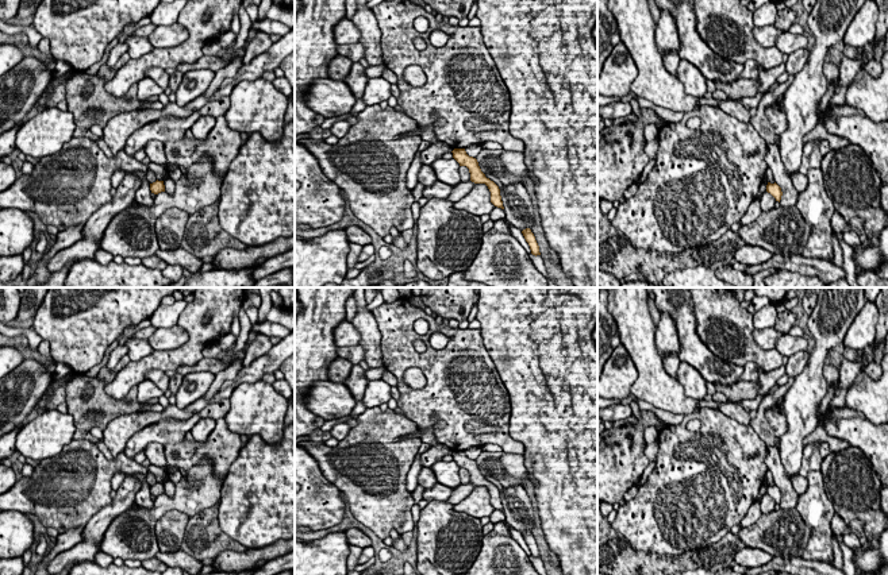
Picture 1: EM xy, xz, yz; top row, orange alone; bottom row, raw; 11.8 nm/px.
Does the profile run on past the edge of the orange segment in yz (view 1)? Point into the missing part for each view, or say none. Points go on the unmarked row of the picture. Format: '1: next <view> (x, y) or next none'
1: next none

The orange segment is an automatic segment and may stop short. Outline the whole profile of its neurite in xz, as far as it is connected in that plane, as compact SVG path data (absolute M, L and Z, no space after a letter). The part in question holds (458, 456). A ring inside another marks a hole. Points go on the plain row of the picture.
M454 451L451 455L453 460L460 466L460 468L466 468L469 471L470 483L474 486L485 486L491 494L491 505L495 509L504 512L499 489L485 479L478 468L477 462L469 459L465 451Z

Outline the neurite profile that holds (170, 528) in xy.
M178 510L166 512L155 522L155 537L159 552L177 552L185 536L185 528L189 517Z

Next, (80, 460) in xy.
M73 439L55 456L39 460L31 476L22 476L12 489L0 494L0 512L34 514L45 528L54 528L62 535L72 528L85 526L99 510L112 502L111 479L118 471L142 474L146 478L149 472L124 452L108 460L93 443Z

